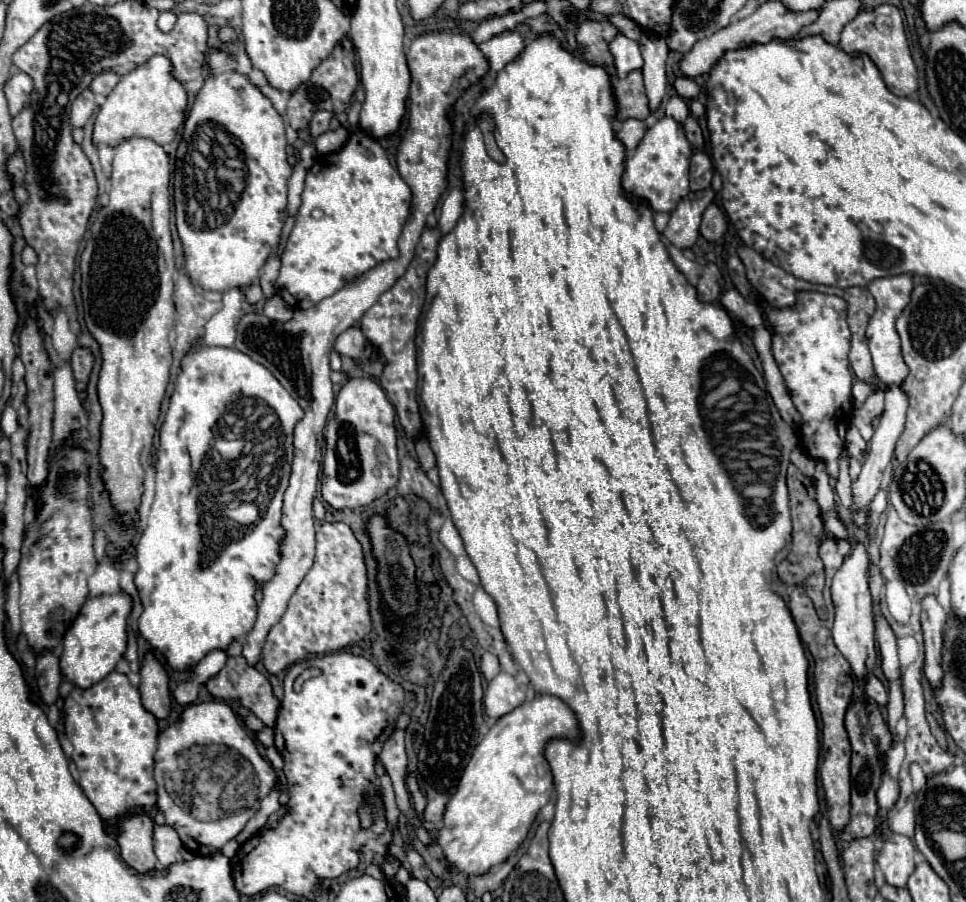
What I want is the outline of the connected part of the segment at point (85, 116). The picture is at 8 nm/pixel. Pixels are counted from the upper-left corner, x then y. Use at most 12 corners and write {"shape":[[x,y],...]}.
{"shape":[[82,91],[72,103],[72,127],[84,127],[94,113],[94,93]]}

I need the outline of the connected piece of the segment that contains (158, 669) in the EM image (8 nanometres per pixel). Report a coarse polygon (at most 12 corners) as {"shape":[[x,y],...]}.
{"shape":[[154,653],[140,669],[144,707],[158,719],[170,713],[168,671]]}

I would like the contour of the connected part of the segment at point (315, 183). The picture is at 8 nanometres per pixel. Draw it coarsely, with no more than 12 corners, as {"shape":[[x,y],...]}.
{"shape":[[354,131],[306,175],[276,279],[308,309],[398,257],[412,191]]}

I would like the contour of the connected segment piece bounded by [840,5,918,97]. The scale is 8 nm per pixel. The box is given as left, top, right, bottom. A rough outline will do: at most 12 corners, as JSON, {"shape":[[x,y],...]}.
{"shape":[[894,5],[860,11],[840,35],[894,95],[918,89],[918,69]]}

